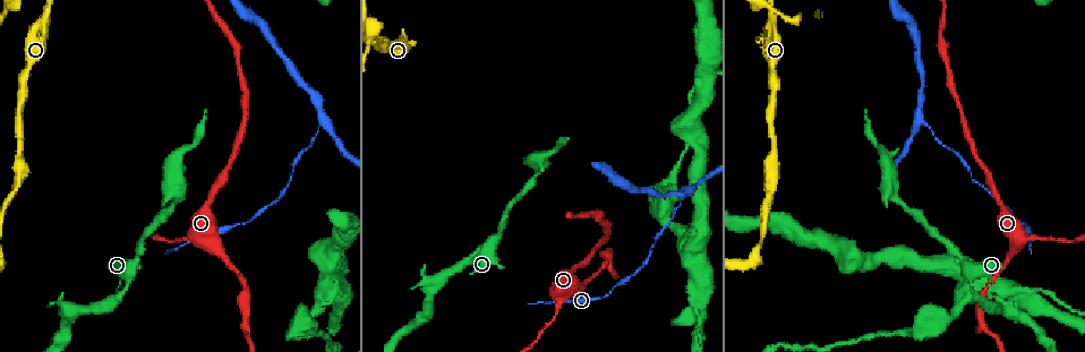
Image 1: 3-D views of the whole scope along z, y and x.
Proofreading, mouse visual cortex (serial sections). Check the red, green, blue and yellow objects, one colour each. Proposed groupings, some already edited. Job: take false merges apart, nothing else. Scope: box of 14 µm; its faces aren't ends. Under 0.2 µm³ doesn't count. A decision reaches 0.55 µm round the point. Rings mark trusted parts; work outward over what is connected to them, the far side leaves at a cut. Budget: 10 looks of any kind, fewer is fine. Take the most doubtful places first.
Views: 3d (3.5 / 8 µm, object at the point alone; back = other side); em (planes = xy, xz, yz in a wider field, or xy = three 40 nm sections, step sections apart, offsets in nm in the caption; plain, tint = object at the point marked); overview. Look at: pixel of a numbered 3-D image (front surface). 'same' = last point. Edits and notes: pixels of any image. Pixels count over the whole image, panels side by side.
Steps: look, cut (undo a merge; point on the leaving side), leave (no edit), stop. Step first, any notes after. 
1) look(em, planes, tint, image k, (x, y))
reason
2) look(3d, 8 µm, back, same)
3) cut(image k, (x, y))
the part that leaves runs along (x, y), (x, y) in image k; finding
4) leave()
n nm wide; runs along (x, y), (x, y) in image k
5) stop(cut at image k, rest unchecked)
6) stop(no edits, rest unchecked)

look(3d, 8 µm, image 1, (320, 118))
calibre changes

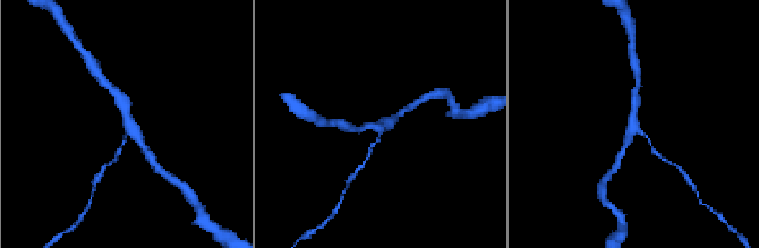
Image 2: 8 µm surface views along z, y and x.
look(em, xy, step 3, tint, image 2, (131, 126))
now the EM

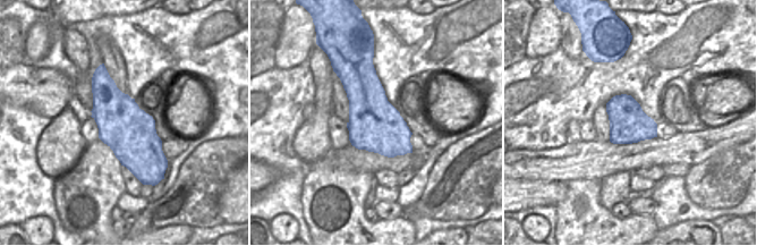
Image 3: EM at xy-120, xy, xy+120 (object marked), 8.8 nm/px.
leave()
runs along (654, 151), (632, 121), (636, 99) in image 2; continuous, no second cell

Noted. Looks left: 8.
look(3d, 3.5 µm, image 1, (127, 279))
two arms in line, one across

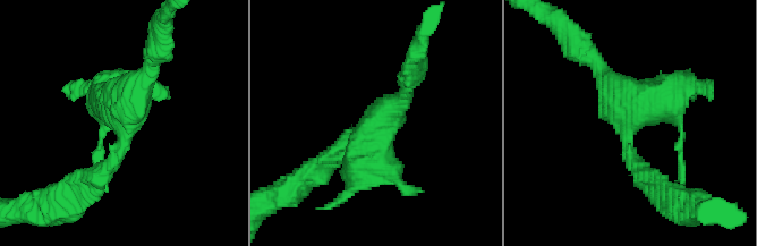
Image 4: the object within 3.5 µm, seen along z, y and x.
look(em, xy, step 5, tint, image 4, (625, 127))
3 arms; arms of 250, 350, 500 nm

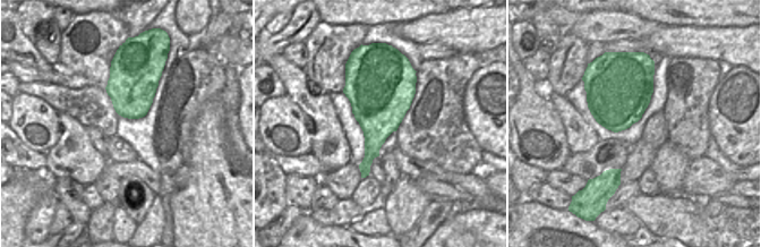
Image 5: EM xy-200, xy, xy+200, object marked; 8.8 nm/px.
leave()
runs along (678, 87), (626, 122), (649, 181) in image 4; one cell here

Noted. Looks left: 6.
look(3d, 8 µm, image 1, (178, 195))
sudden change in width

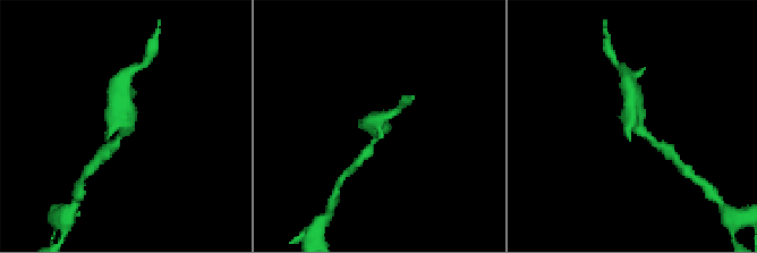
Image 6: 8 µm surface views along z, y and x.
look(3d, 3.5 µm, image 6, (639, 130))
closer look

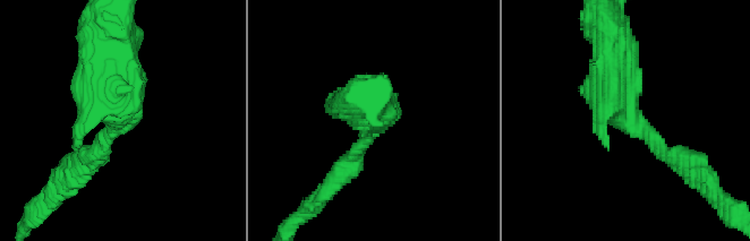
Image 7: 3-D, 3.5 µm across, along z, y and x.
look(em, xy, step 1, tint, image 7, (119, 114))

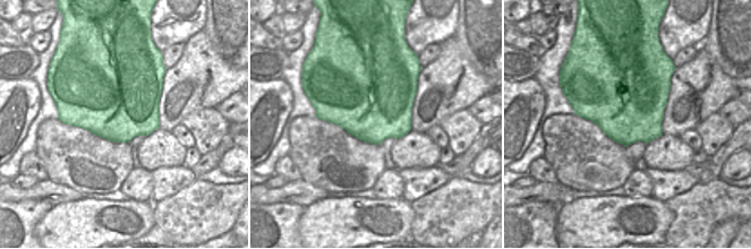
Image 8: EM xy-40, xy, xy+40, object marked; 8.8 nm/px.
leave()
runs along (678, 157), (614, 102), (614, 42) in image 7; continuous, no second cell

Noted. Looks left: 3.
look(3d, 3.5 µm, image 1, (998, 275))
a narrow waist

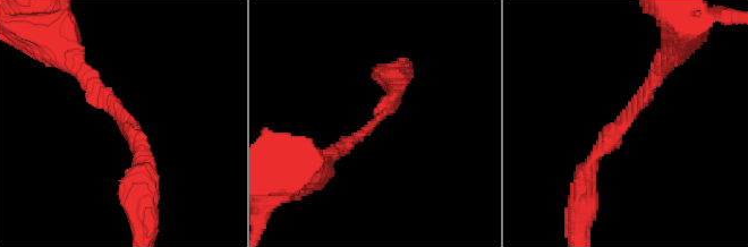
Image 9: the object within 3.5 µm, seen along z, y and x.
look(em, xy, step 2, tint, image 9, (376, 118))
arms of 200, 200 nm

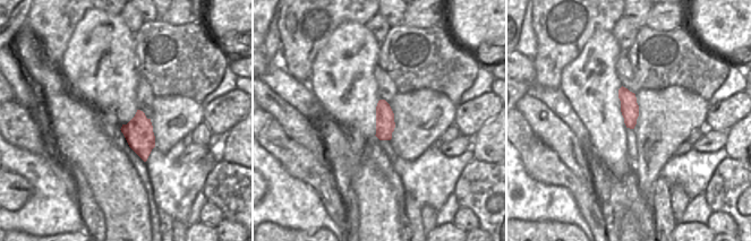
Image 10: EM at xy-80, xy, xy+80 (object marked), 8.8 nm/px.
leave()
runs along (664, 66), (594, 156), (586, 177) in image 9; all the same cell

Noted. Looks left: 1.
stop(no edits, rest unchecked)

